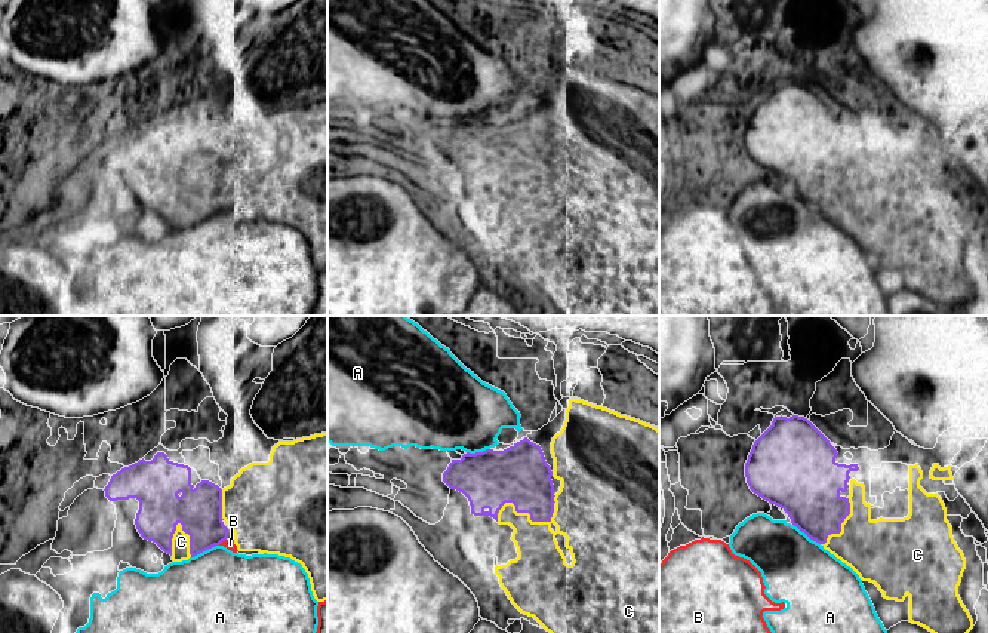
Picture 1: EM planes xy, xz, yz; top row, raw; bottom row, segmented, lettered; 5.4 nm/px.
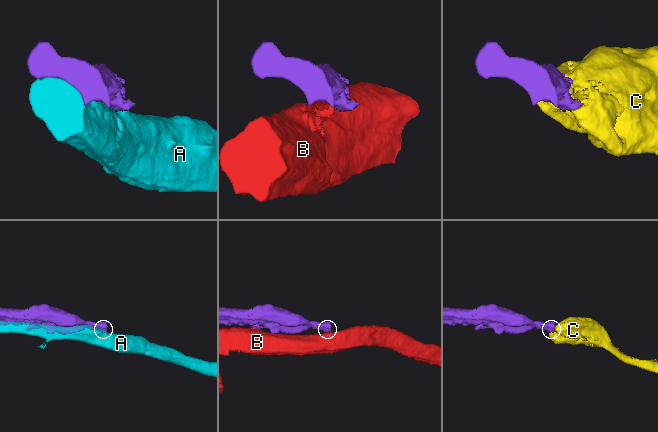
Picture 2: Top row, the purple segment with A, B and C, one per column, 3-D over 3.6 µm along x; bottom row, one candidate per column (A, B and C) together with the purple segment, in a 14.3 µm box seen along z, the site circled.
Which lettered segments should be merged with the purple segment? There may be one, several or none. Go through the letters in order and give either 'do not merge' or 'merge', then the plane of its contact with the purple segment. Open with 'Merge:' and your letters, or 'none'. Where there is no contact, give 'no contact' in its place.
Merge: C
A: do not merge; meets purple in xy
B: do not merge; meets purple in xy
C: merge; meets purple in xz

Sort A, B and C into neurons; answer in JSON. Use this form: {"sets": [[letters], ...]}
{"sets": [["A"], ["B"], ["C"]]}

